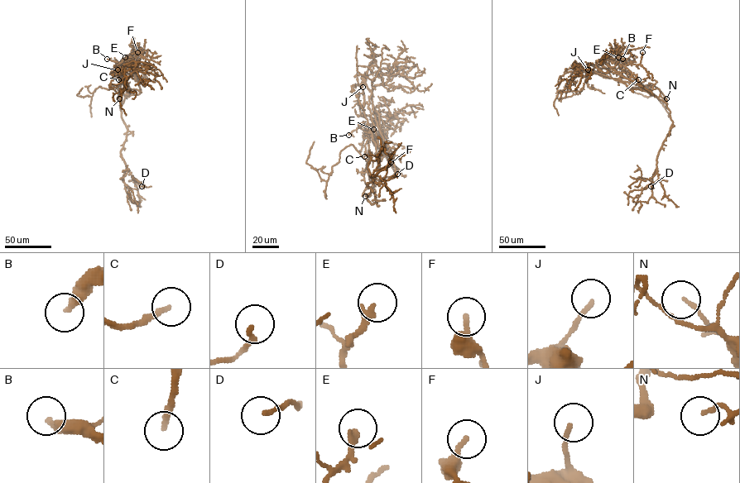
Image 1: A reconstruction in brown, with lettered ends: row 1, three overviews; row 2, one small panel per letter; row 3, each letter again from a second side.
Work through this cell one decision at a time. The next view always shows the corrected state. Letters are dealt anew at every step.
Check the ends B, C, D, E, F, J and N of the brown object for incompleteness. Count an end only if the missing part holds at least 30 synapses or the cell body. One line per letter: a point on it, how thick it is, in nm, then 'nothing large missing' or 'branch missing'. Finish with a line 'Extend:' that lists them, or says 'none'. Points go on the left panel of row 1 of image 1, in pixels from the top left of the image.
B: place (107, 59); calibre 300 nm; branch missing
C: place (118, 79); calibre 200 nm; branch missing
D: place (141, 186); calibre 170 nm; nothing large missing
E: place (125, 57); calibre 240 nm; branch missing
F: place (137, 52); calibre 260 nm; nothing large missing
J: place (117, 69); calibre 160 nm; nothing large missing
N: place (119, 98); calibre 130 nm; nothing large missing
Extend: B, C, E

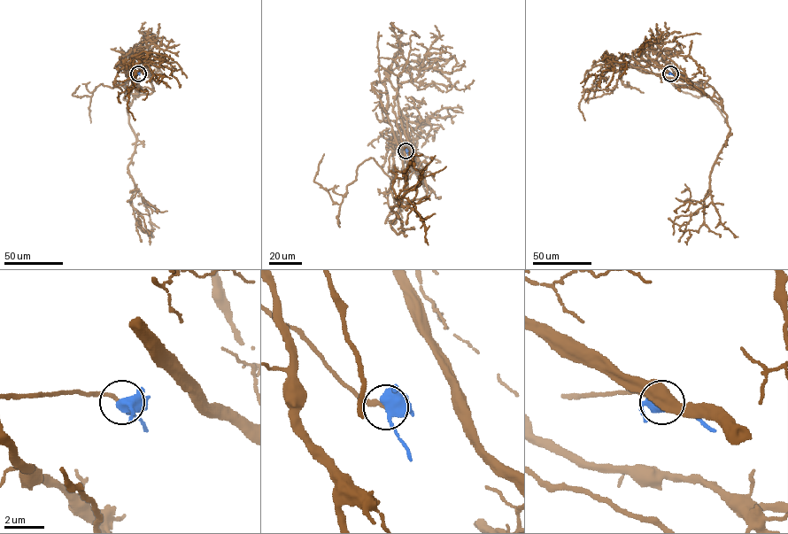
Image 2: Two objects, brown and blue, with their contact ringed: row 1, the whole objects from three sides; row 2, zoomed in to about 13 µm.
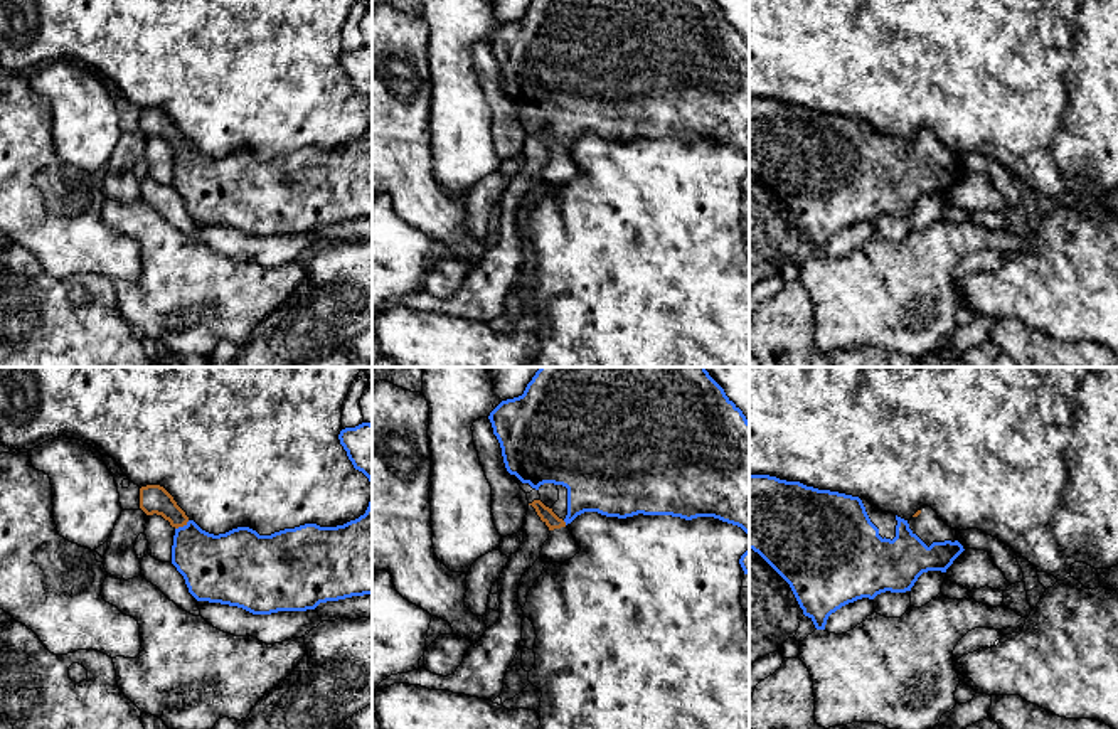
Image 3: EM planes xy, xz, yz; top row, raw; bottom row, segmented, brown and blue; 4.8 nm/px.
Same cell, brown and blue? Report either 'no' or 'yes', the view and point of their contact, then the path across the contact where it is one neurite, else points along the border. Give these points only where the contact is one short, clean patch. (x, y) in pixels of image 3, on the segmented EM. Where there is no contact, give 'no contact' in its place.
yes; contact xy (182, 526); way xy (154, 499), (182, 526), (189, 541), (214, 566)

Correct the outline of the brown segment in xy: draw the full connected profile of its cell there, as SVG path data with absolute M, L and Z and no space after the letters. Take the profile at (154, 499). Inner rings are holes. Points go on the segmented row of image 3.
M160 485L140 488L140 508L146 515L162 515L175 529L172 564L184 576L189 593L197 601L237 606L253 615L271 615L278 611L306 611L315 609L320 603L372 594L372 495L365 513L343 525L320 527L305 524L271 535L259 535L249 527L237 527L219 535L209 534L190 520Z

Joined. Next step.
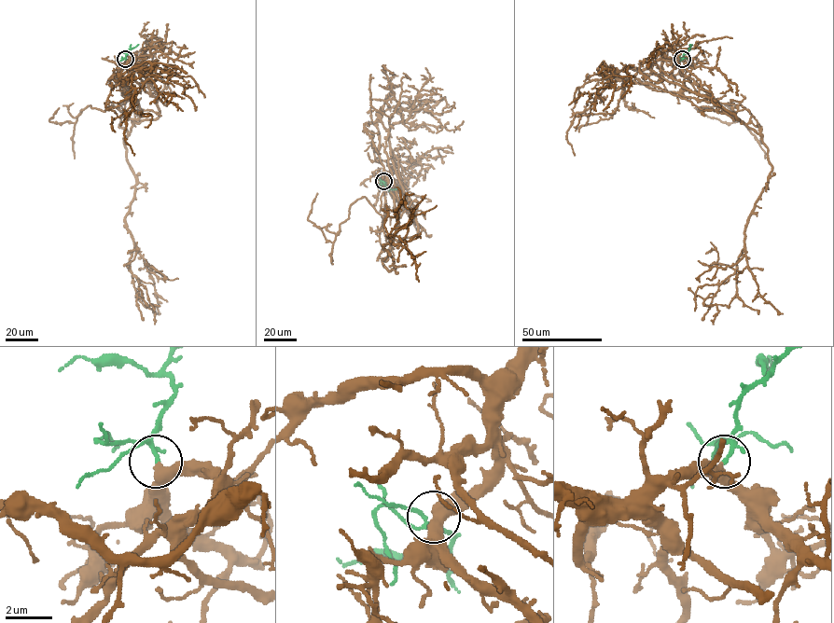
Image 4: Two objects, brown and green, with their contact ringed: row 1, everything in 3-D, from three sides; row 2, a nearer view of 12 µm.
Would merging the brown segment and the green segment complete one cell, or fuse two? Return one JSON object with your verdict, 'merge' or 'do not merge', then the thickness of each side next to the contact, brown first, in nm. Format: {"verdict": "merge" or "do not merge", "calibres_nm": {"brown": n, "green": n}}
{"verdict": "merge", "calibres_nm": {"brown": 440, "green": 110}}

